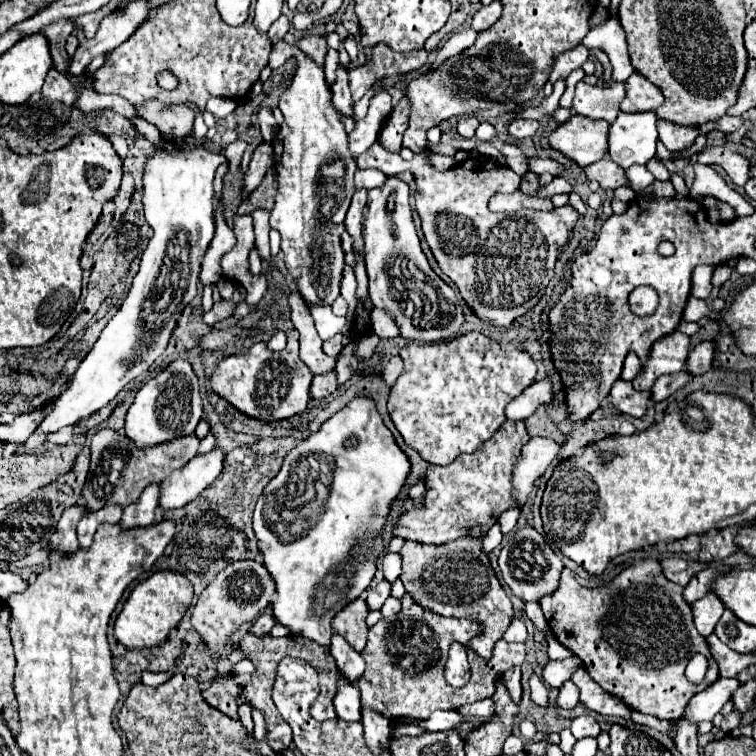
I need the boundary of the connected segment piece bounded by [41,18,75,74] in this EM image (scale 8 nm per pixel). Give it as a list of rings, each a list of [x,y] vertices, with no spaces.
[[[59,18],[41,30],[49,42],[51,60],[55,64],[55,68],[63,74],[67,74],[65,64],[69,64],[69,54],[65,52],[65,40],[73,32],[73,28],[75,28],[73,18]]]

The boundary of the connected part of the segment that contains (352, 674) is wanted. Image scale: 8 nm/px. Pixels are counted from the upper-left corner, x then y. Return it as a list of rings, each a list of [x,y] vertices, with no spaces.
[[[333,634],[333,640],[331,640],[331,656],[335,658],[335,664],[337,664],[337,670],[339,674],[347,680],[347,682],[357,682],[363,672],[365,672],[365,660],[359,652],[355,652],[347,642],[345,638],[341,638],[339,634]]]

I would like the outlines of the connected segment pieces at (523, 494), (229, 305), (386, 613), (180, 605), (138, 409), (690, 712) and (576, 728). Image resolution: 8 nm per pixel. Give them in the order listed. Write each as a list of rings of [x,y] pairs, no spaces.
[[[531,438],[523,448],[521,456],[513,466],[513,498],[517,508],[523,508],[535,480],[539,480],[547,466],[555,460],[561,446],[549,438]]]
[[[221,300],[221,302],[215,302],[213,310],[207,312],[207,314],[203,314],[203,320],[205,320],[209,326],[215,326],[217,322],[221,322],[221,320],[233,316],[235,306],[237,306],[237,302],[233,302],[233,300]]]
[[[387,598],[381,608],[381,618],[385,618],[385,620],[393,618],[399,612],[399,608],[401,608],[401,602],[397,598]]]
[[[171,570],[151,574],[149,578],[145,578],[143,582],[139,582],[133,588],[129,600],[125,602],[123,610],[119,612],[119,616],[115,620],[115,638],[125,648],[159,646],[161,642],[167,640],[169,630],[179,624],[179,620],[191,606],[191,598],[193,598],[193,586],[189,584],[189,580],[185,580],[185,576],[171,572]]]
[[[179,358],[137,392],[135,402],[131,404],[125,416],[125,436],[133,440],[137,450],[145,450],[193,434],[201,420],[201,414],[203,406],[201,406],[197,376],[193,374],[189,360]]]
[[[717,678],[709,688],[695,694],[689,704],[683,710],[683,720],[691,724],[699,724],[703,720],[713,720],[715,714],[723,708],[725,702],[729,702],[731,694],[737,690],[739,680],[737,678]]]
[[[583,714],[583,716],[579,716],[579,718],[573,720],[573,724],[571,724],[571,732],[573,732],[573,736],[575,736],[577,740],[581,740],[581,738],[589,738],[589,736],[597,738],[599,732],[601,732],[601,728],[599,728],[599,724],[595,722],[593,716]]]

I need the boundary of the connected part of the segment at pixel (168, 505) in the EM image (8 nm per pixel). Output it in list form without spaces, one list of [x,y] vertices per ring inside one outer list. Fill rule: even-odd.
[[[215,448],[203,456],[195,456],[193,460],[189,460],[189,464],[161,480],[159,508],[169,512],[195,500],[205,488],[209,488],[217,480],[217,476],[221,474],[223,458],[223,452]]]

